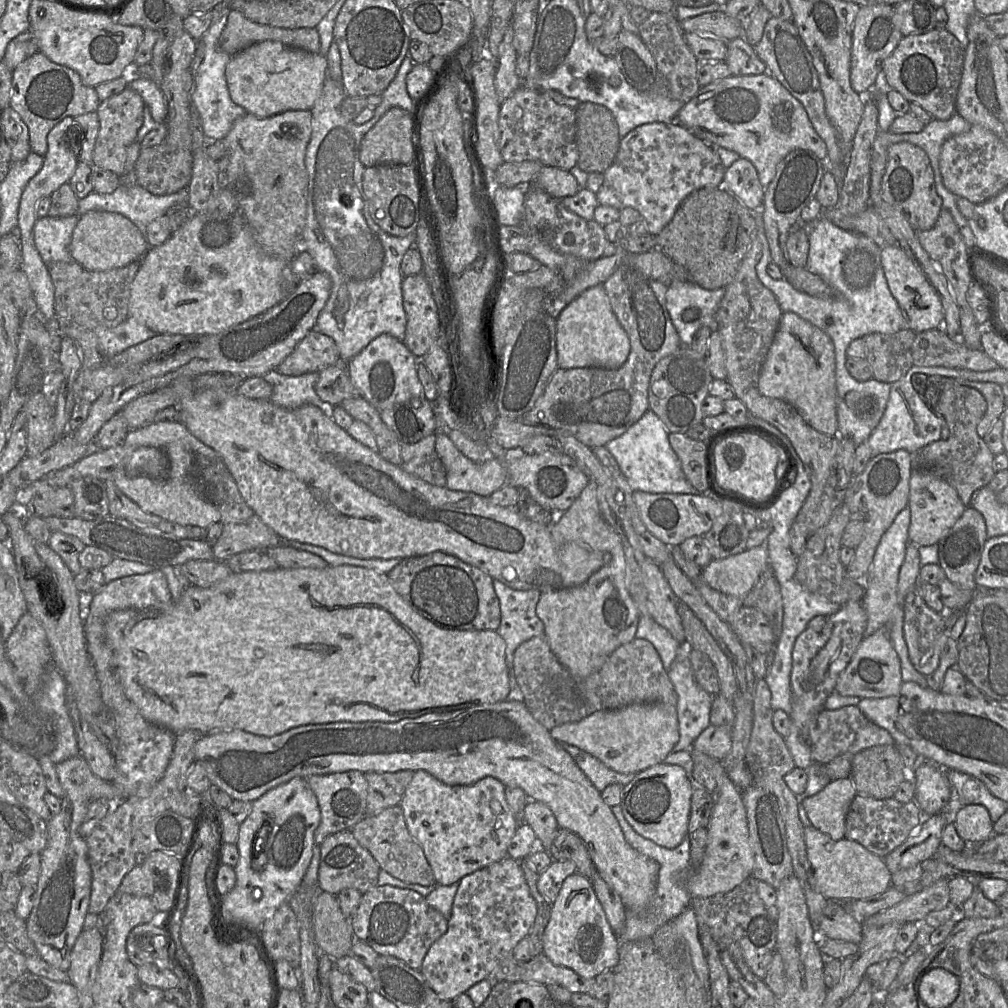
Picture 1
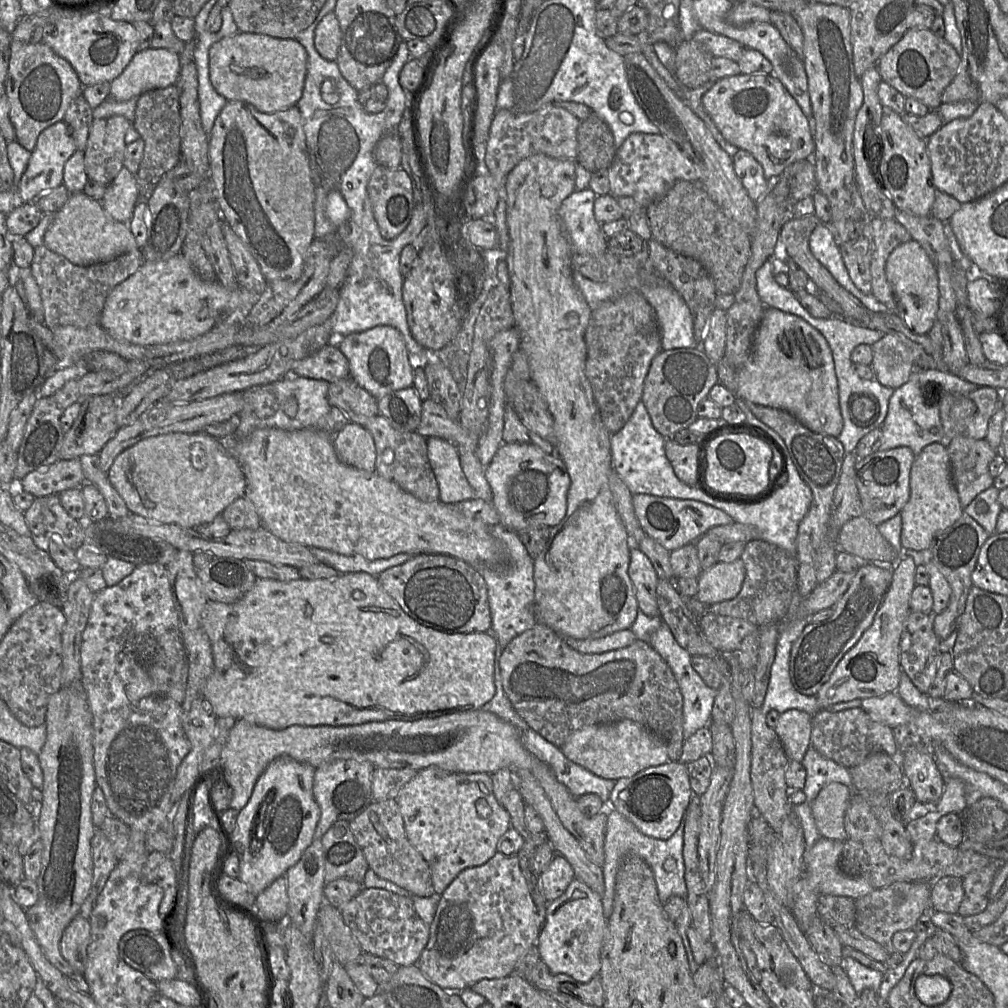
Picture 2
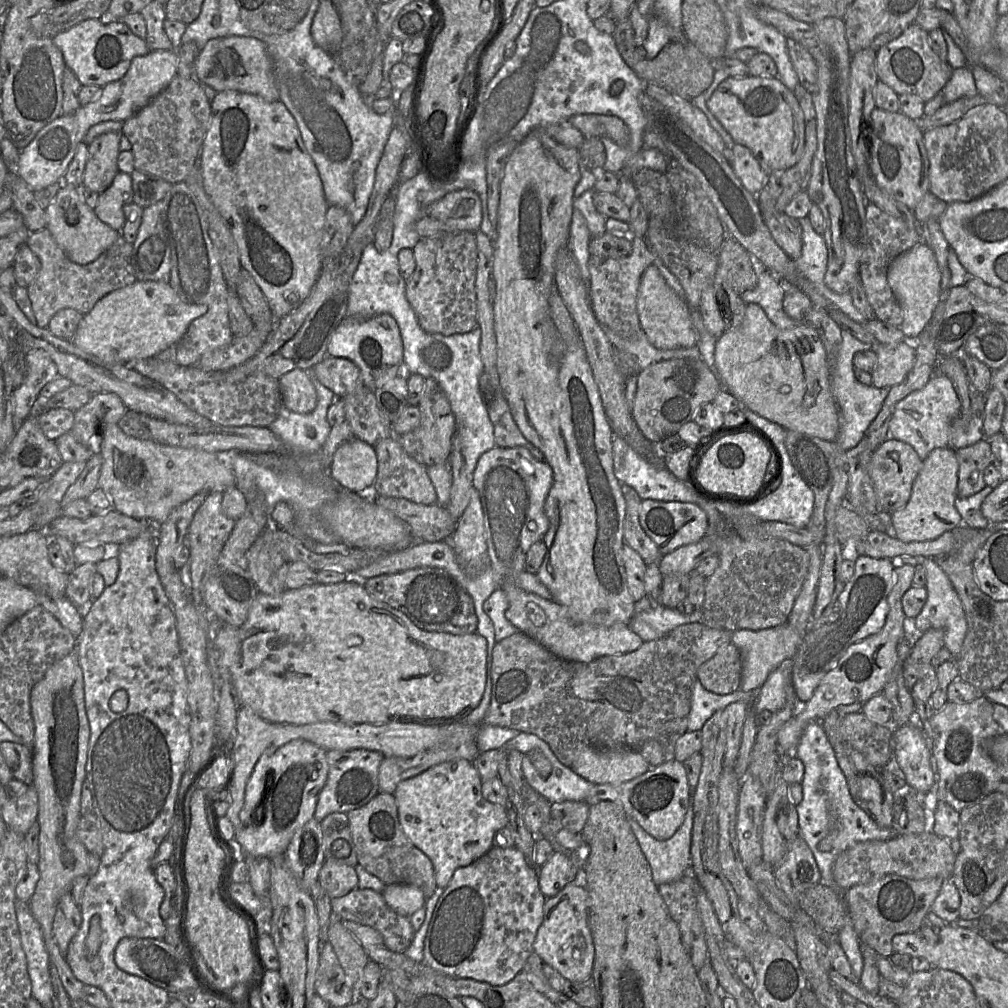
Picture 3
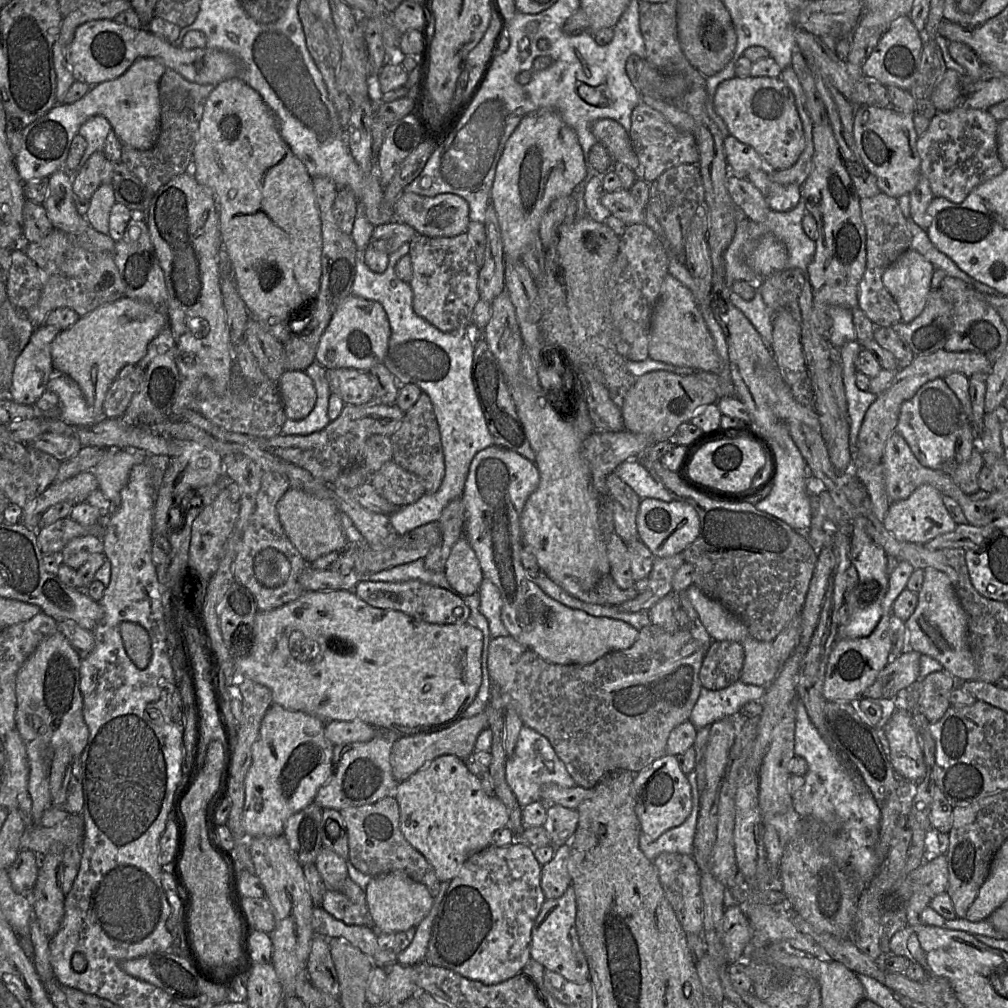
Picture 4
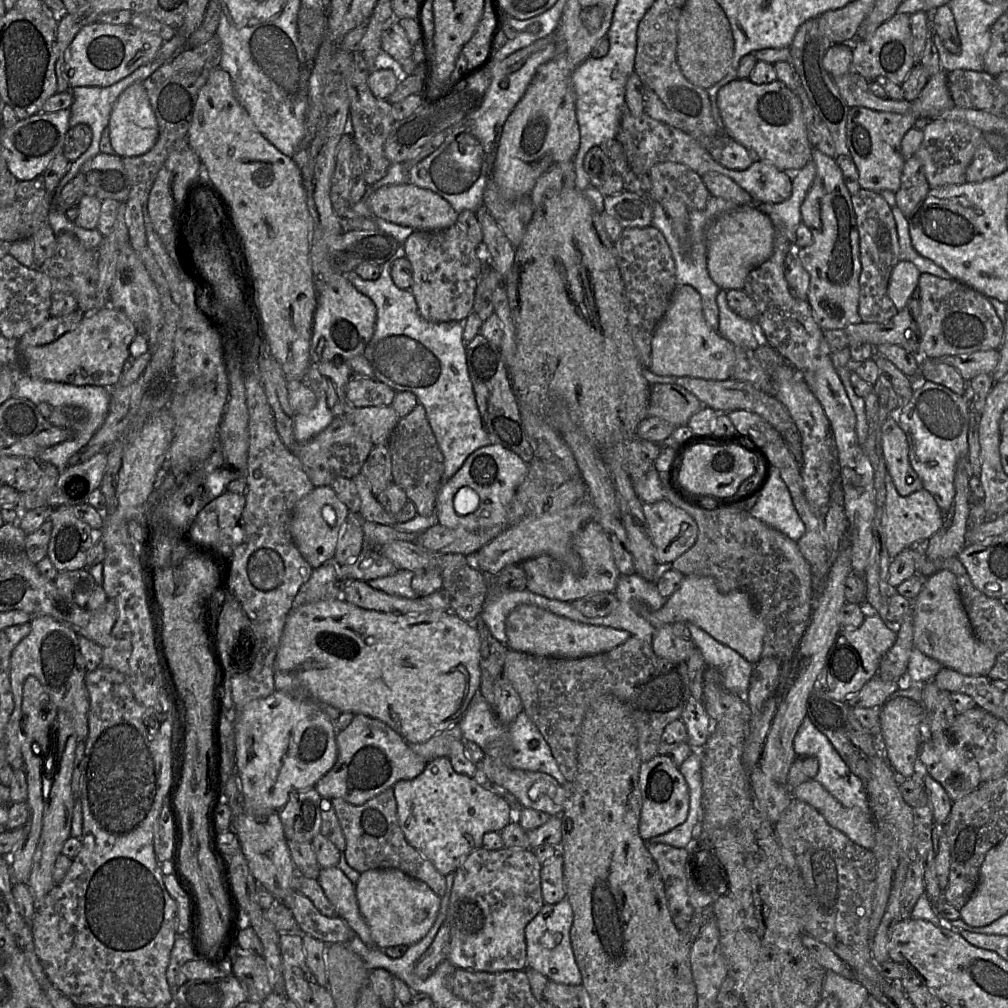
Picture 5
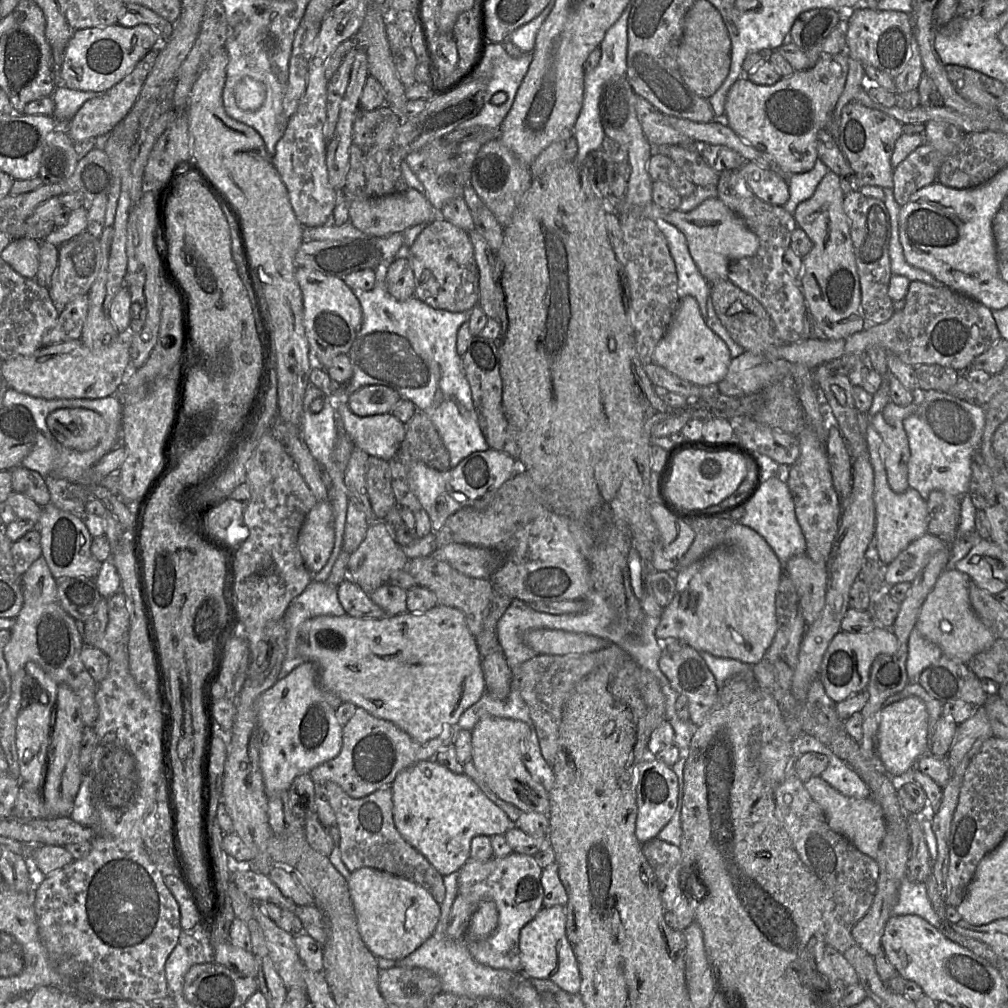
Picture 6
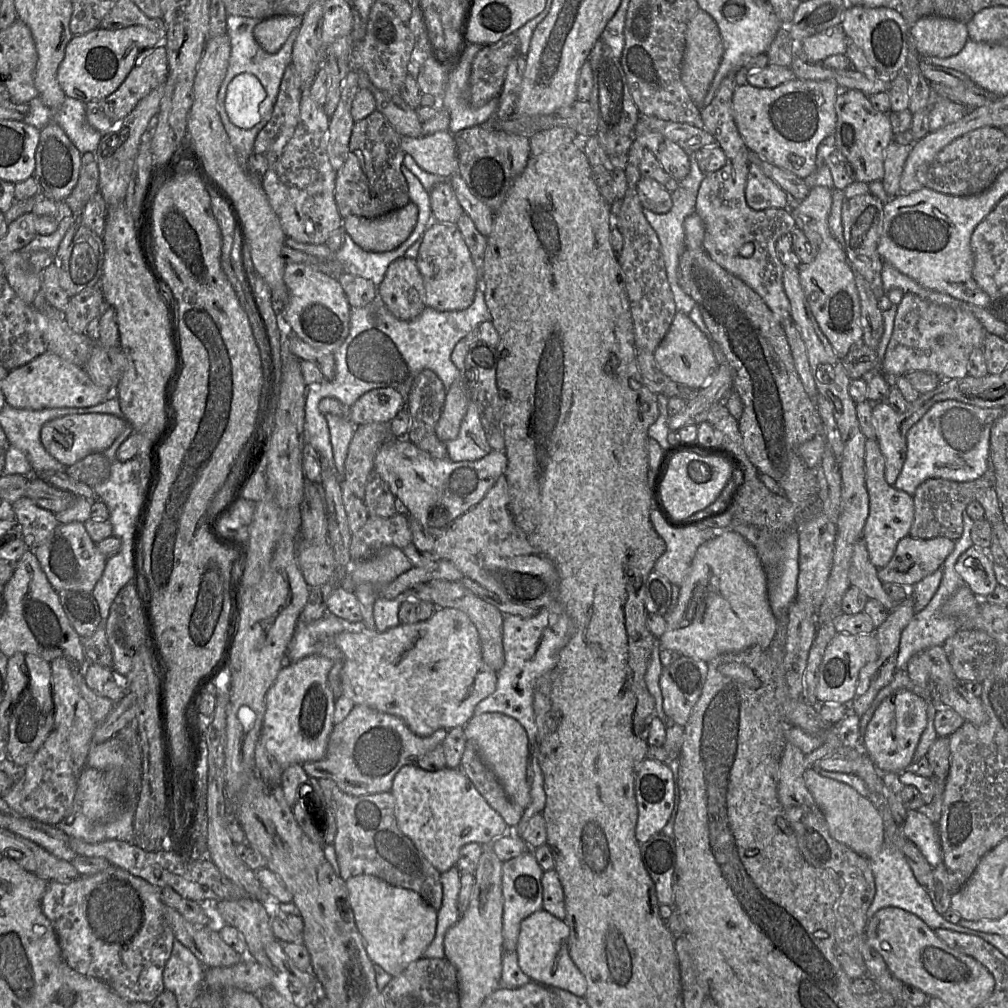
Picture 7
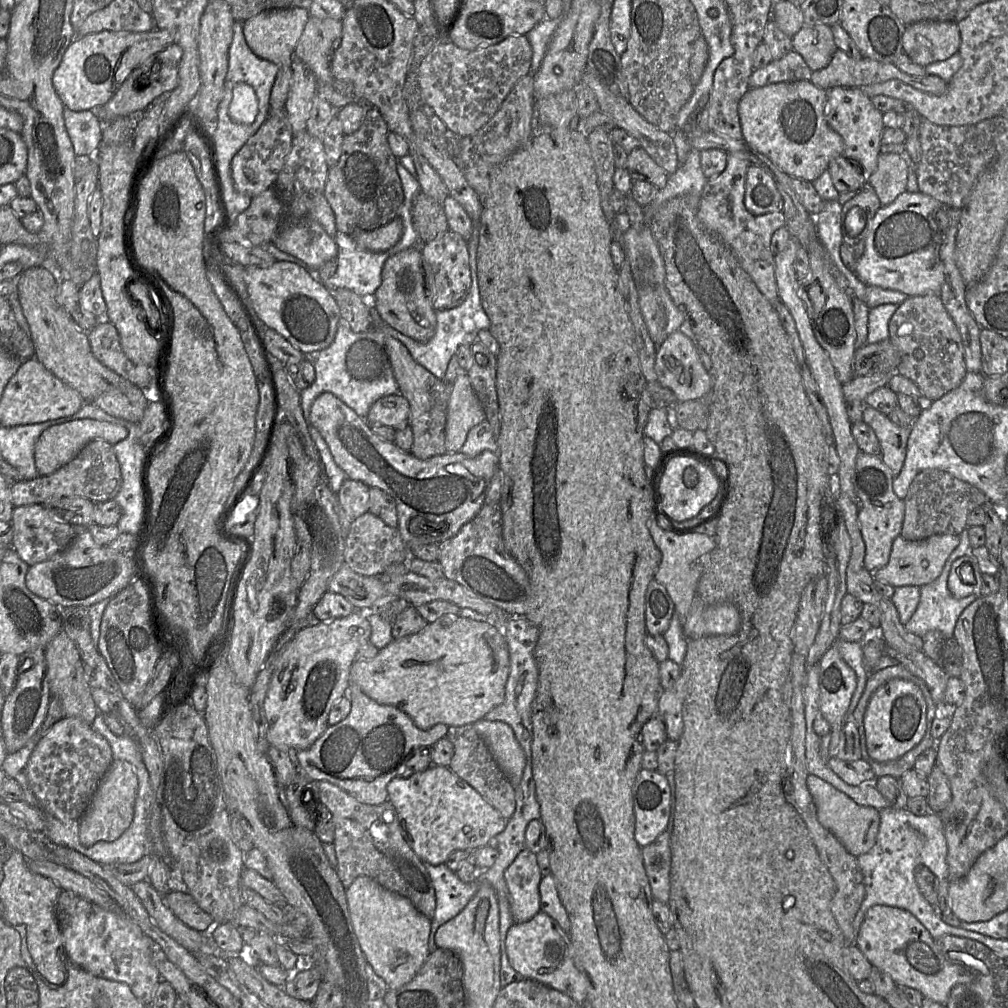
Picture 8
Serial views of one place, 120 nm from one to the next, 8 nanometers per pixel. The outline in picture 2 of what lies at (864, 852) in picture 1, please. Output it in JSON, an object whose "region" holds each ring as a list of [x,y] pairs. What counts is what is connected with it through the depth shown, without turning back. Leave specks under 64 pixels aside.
{"region":[[[821,836],[810,849],[804,853],[804,866],[807,874],[815,882],[819,894],[846,896],[856,900],[871,893],[875,888],[865,879],[846,876],[838,867],[838,860],[844,847],[844,841],[828,839]]]}

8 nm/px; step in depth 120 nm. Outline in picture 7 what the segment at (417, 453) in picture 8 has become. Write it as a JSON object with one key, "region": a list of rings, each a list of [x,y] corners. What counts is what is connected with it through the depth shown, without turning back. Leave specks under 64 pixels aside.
{"region":[[[424,369],[416,376],[406,398],[406,409],[411,416],[407,434],[410,442],[417,445],[425,437],[436,433],[446,393],[442,381],[432,370]]]}

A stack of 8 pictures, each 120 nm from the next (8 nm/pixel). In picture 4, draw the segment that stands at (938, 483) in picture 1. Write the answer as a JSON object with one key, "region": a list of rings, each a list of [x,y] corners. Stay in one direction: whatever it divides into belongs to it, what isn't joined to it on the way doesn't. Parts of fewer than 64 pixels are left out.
{"region":[[[919,486],[907,499],[891,502],[883,520],[884,527],[901,542],[925,544],[935,537],[953,531],[957,524],[942,499],[943,494],[934,486]]]}

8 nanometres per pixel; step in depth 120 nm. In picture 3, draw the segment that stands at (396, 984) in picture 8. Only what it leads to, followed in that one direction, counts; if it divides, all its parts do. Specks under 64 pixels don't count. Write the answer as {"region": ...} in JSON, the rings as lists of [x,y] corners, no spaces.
{"region":[[[407,884],[386,885],[381,894],[393,911],[405,917],[424,907],[427,900],[418,887]]]}

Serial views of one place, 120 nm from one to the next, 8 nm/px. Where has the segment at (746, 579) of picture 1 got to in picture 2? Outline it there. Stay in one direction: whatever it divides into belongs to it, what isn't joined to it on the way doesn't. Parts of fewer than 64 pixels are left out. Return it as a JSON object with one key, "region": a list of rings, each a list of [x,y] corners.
{"region":[[[740,558],[730,563],[718,562],[698,577],[696,599],[704,605],[732,600],[741,591],[745,575]]]}

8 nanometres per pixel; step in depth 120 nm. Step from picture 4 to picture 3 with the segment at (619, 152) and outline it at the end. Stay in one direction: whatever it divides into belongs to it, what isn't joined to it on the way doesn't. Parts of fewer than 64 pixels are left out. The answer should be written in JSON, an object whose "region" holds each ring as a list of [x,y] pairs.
{"region":[[[578,114],[570,117],[568,121],[585,137],[608,137],[621,147],[629,143],[629,129],[617,116]]]}

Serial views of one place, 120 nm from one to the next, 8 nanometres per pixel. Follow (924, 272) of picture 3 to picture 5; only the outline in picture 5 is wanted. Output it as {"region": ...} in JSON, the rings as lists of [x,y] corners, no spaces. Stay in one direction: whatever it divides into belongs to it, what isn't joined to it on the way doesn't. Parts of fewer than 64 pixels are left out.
{"region":[[[899,261],[893,268],[887,287],[887,293],[896,309],[903,309],[918,287],[921,273],[910,261]]]}

